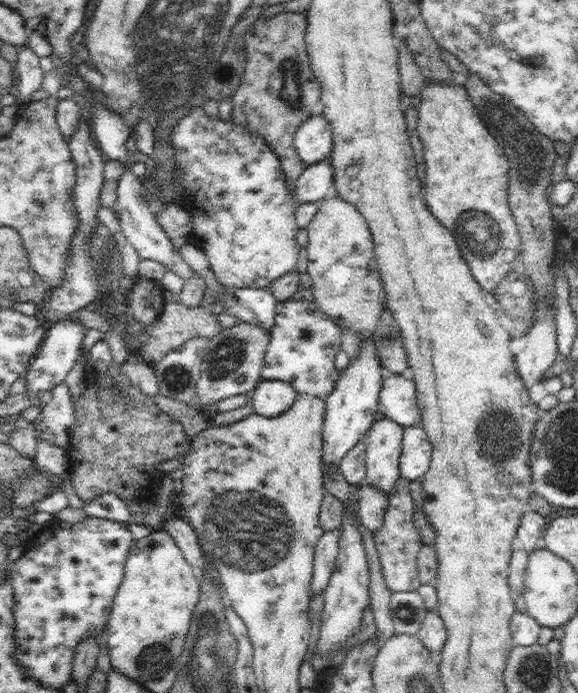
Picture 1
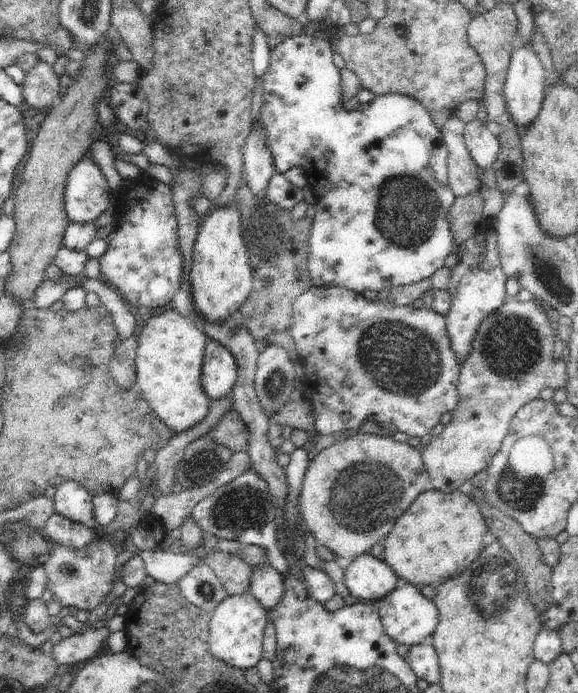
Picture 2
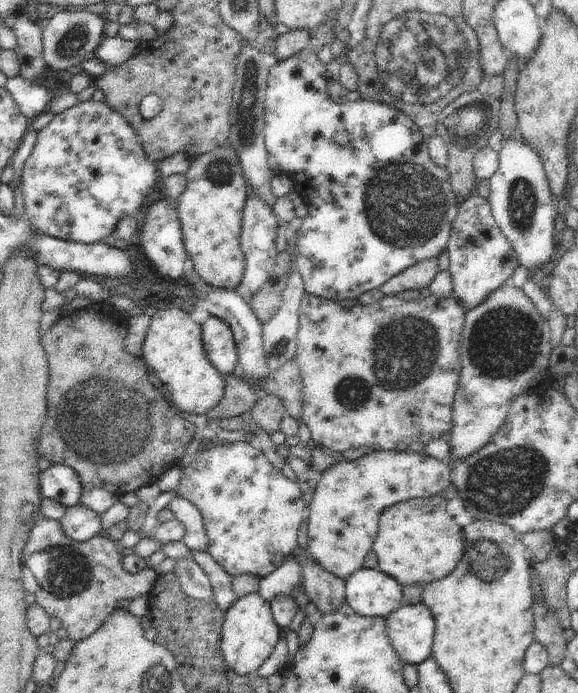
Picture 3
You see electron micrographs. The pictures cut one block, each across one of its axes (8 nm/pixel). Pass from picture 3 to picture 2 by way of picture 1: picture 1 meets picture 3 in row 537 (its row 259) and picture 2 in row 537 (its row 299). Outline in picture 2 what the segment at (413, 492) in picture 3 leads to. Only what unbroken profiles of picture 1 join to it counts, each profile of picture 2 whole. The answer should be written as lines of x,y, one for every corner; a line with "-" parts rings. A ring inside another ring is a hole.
355,434
355,436
351,436
351,438
345,438
345,440
337,440
335,444
331,444
331,446
327,446
327,448
321,448
321,452
311,460
311,464
309,464
309,468
307,468
307,472
305,472
305,478
303,478
303,484
301,484
301,494
299,494
299,508
301,508
301,516
303,516
303,526
305,526
305,530
315,538
315,542
317,542
317,546
325,546
333,556
335,556
335,560
337,558
349,558
351,562
357,558
357,556
361,556
361,554
369,554
369,548
371,546
375,546
375,544
379,544
379,542
383,542
385,540
385,536
391,532
391,528
395,526
395,522
397,522
397,518
413,504
413,500
419,496
419,494
423,494
425,490
429,490
427,486
429,486
429,472
427,472
427,468
425,468
425,464
423,464
423,458
421,458
421,452
419,450
415,450
413,446
409,446
407,442
395,442
393,438
381,438
381,436
373,436
373,434

